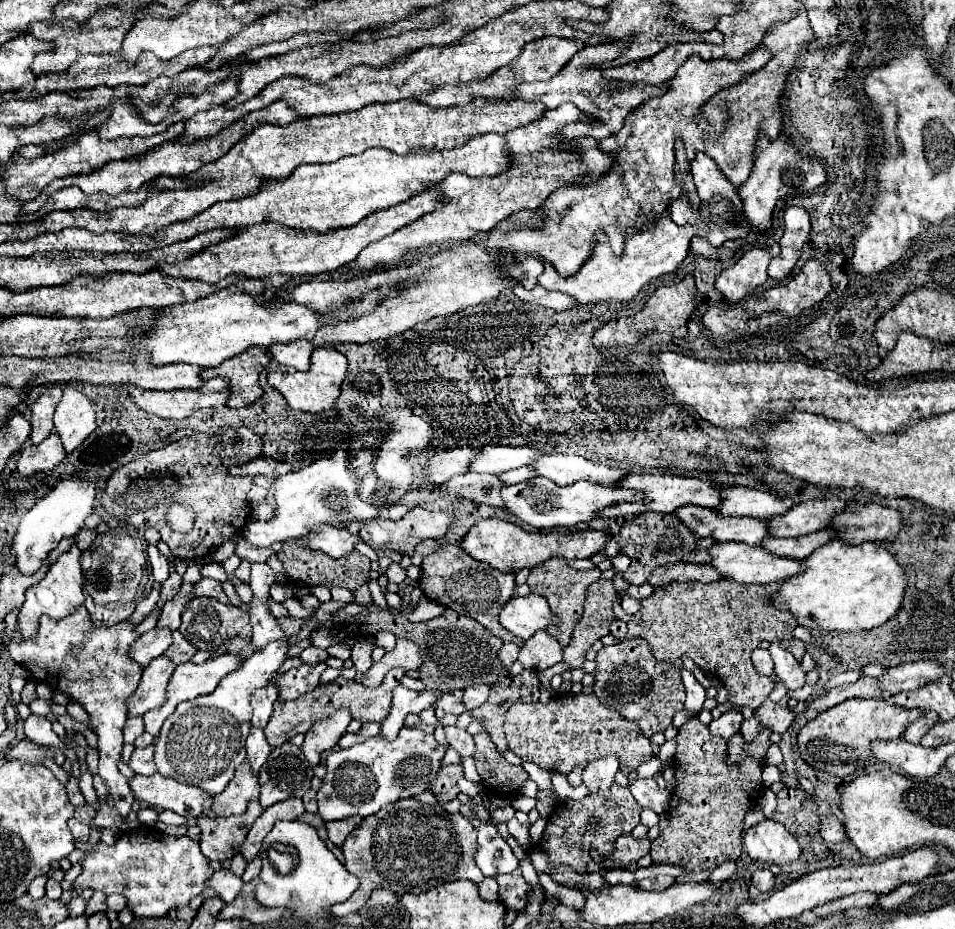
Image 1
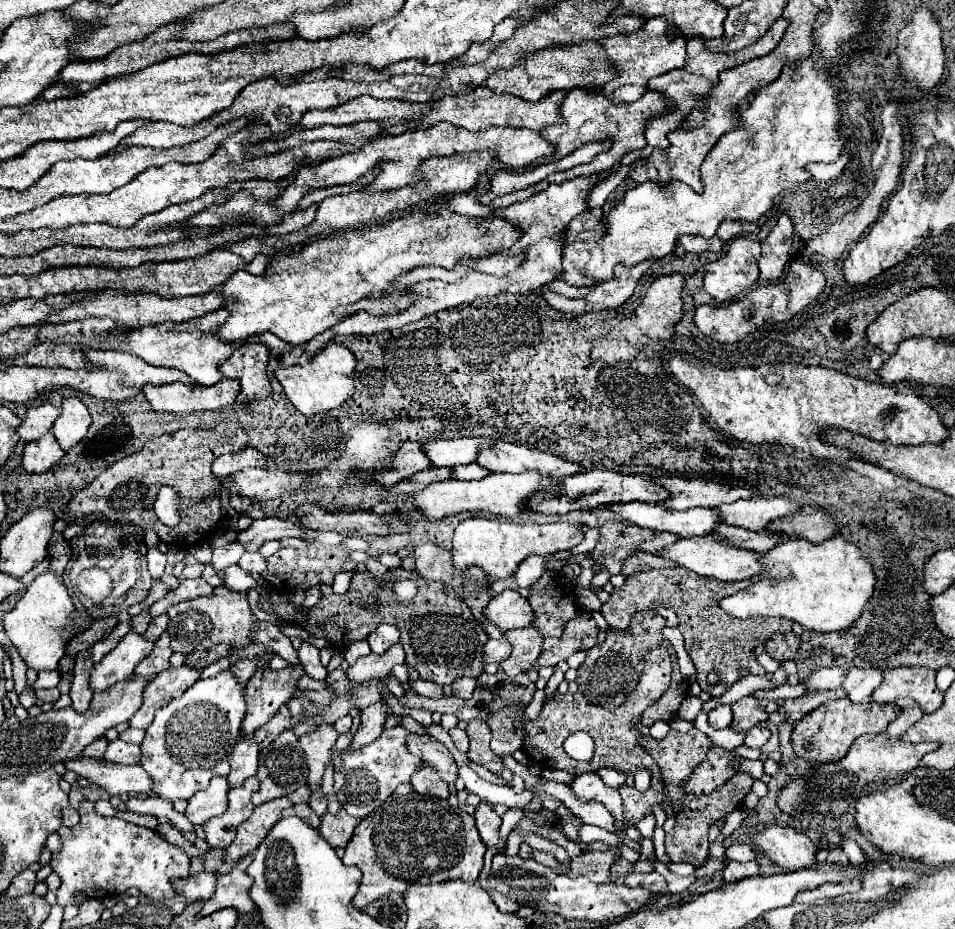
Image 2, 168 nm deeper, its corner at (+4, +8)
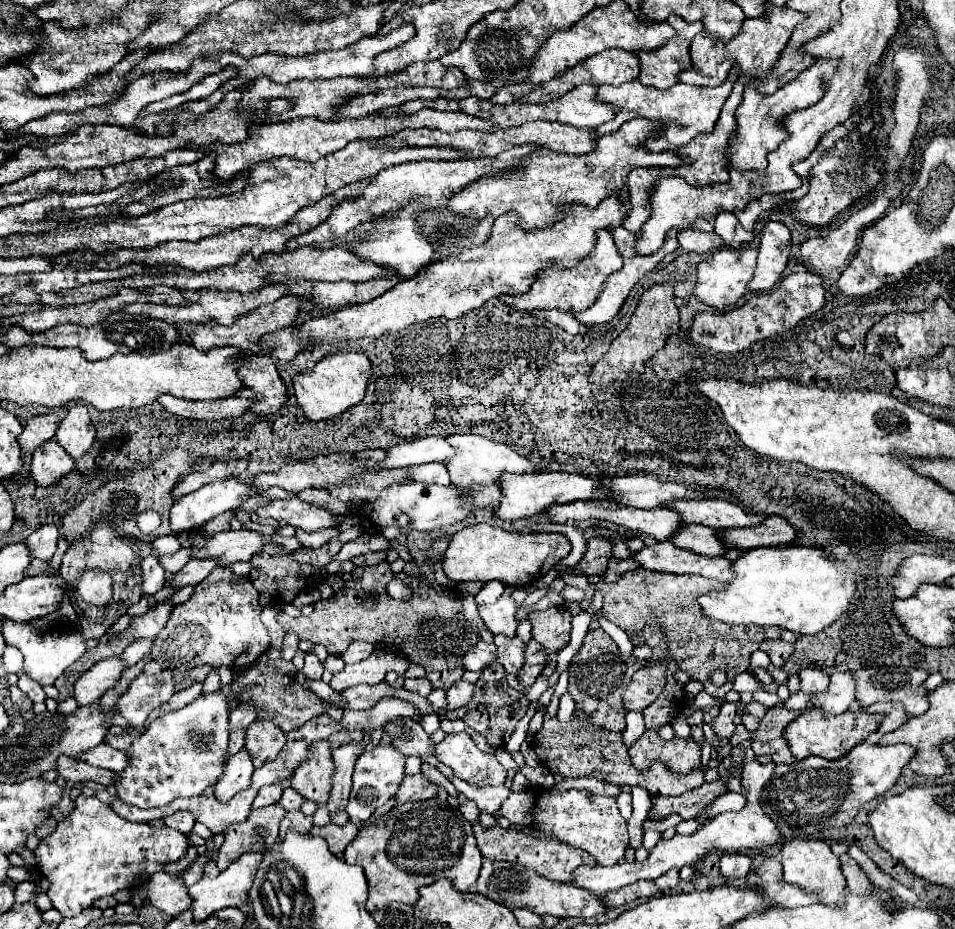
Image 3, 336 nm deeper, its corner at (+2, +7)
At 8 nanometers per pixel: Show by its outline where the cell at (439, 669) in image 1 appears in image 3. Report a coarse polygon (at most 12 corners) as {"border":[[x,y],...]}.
{"border":[[388,561],[352,581],[284,633],[342,655],[386,639],[426,669],[432,689],[462,679],[478,643],[452,589],[414,579],[394,601]]}

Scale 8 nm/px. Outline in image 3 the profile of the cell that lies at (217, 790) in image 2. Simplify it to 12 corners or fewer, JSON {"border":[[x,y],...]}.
{"border":[[190,811],[166,815],[164,825],[188,835],[194,827]]}

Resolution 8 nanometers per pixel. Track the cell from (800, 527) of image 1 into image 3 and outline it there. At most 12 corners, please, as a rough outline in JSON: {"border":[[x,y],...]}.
{"border":[[682,499],[666,505],[682,521],[712,529],[752,527],[750,515],[720,499]]}

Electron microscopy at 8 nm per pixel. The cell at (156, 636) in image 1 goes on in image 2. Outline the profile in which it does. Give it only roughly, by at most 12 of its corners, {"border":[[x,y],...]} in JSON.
{"border":[[128,632],[92,668],[90,688],[102,692],[134,674],[154,648]]}

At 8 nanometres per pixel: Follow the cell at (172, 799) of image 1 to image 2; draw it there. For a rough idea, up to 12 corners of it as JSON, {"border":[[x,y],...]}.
{"border":[[94,758],[64,760],[76,776],[110,796],[150,794],[152,778],[140,766]]}

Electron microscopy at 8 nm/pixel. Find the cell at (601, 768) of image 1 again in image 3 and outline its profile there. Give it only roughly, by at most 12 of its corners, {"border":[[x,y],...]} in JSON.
{"border":[[578,789],[508,795],[500,815],[618,863],[628,847],[614,797]]}

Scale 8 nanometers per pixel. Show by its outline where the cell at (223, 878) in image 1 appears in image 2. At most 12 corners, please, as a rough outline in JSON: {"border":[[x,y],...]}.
{"border":[[200,870],[176,880],[186,902],[208,900],[216,892],[216,874]]}

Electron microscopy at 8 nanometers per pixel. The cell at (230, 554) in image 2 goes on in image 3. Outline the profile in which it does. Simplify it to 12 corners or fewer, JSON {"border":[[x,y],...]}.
{"border":[[192,559],[166,585],[174,591],[198,585],[218,563]]}

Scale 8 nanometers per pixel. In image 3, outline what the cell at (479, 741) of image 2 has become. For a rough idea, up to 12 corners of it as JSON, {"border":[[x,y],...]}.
{"border":[[482,707],[462,717],[468,727],[486,735],[490,727],[488,713]]}

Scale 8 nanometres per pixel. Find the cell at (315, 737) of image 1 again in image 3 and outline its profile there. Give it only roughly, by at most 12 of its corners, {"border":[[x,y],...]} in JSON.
{"border":[[328,741],[310,745],[310,757],[290,777],[304,799],[328,801],[334,763]]}

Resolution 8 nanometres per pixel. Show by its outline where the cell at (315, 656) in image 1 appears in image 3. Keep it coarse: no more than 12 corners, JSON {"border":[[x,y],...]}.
{"border":[[306,653],[302,673],[320,679],[324,667],[314,653]]}

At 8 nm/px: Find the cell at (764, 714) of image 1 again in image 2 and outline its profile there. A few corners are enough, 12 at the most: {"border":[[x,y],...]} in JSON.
{"border":[[752,696],[732,704],[734,722],[744,732],[768,720]]}

